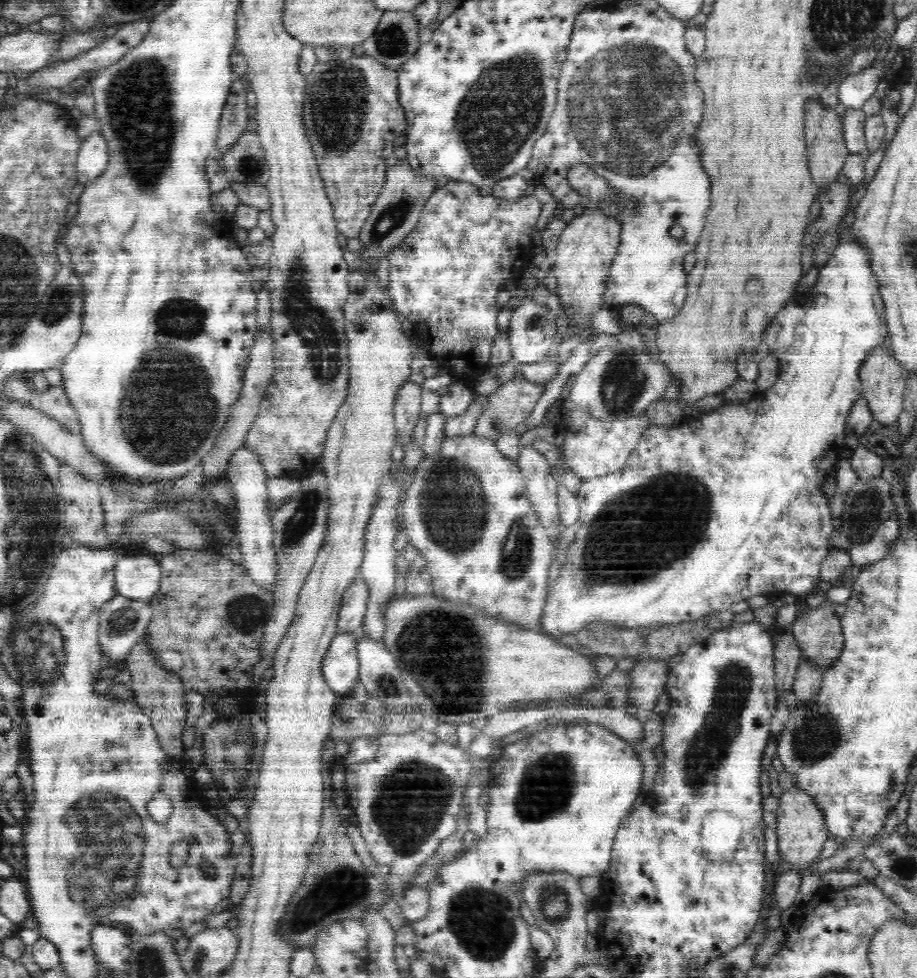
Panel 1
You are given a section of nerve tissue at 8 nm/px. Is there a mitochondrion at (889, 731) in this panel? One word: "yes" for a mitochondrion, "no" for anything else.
no

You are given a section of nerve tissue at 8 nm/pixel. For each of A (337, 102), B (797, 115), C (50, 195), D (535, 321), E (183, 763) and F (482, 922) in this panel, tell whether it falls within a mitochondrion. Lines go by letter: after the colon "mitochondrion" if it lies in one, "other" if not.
A: mitochondrion
B: other
C: other
D: other
E: other
F: mitochondrion

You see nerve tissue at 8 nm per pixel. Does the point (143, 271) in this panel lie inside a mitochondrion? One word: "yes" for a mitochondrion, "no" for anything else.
no

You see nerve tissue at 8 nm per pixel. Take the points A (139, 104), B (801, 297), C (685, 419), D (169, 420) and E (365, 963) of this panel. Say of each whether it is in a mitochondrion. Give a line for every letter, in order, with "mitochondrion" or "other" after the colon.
A: mitochondrion
B: other
C: other
D: mitochondrion
E: other

